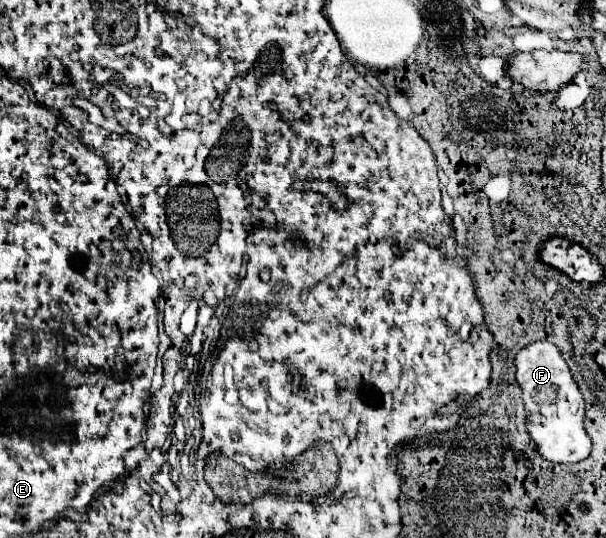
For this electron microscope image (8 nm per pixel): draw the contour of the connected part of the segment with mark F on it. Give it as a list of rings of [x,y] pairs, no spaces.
[[[536,341],[524,347],[515,357],[516,380],[526,405],[528,433],[536,443],[536,451],[550,463],[578,463],[590,453],[590,437],[586,433],[586,401],[578,389],[562,351],[548,343]]]

